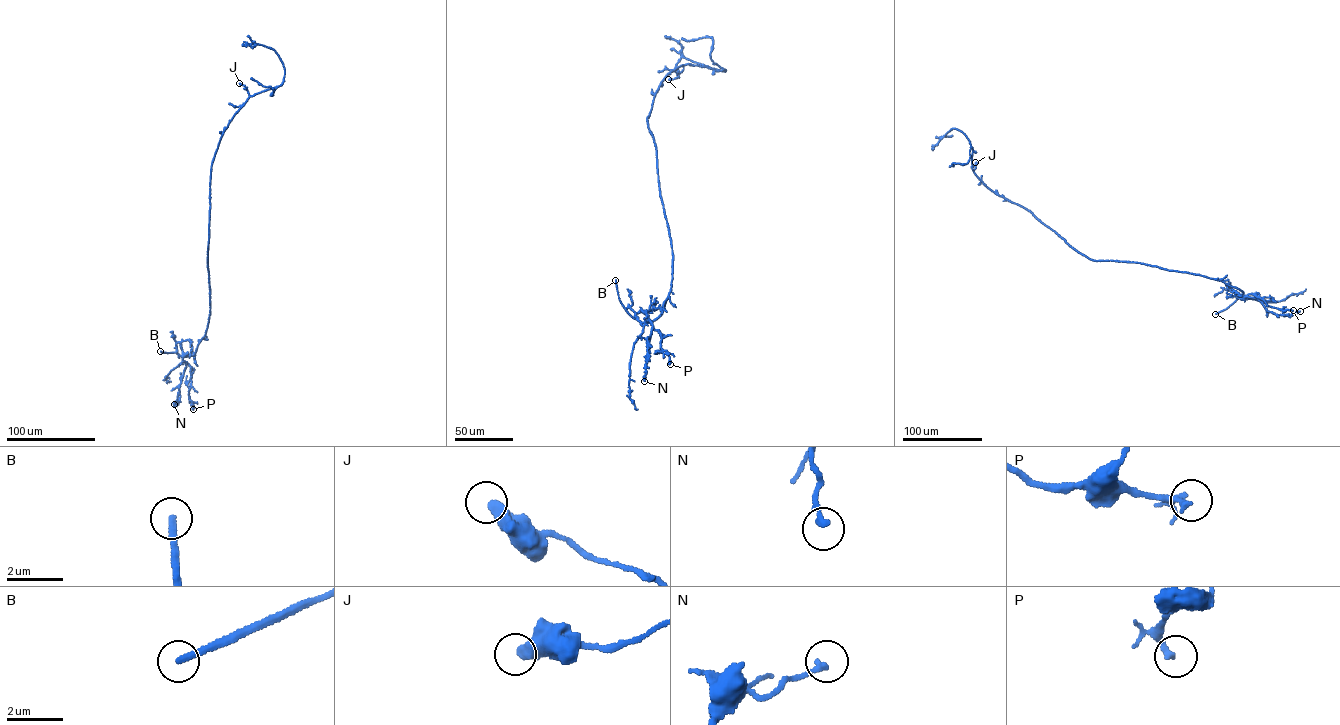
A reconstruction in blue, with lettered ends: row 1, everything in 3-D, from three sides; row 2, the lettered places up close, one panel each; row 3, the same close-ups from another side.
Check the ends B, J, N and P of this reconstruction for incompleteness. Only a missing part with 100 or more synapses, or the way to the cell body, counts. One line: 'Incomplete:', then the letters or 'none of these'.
Incomplete: B

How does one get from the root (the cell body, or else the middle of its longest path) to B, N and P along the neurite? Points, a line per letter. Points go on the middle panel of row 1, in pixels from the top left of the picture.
B: (657, 161), (660, 196), (673, 255), (670, 290), (661, 314), (647, 322), (633, 318), (619, 298), (615, 280)
N: (657, 161), (672, 245), (672, 279), (661, 315), (642, 322), (636, 313), (645, 312), (652, 325), (644, 381)
P: (657, 161), (672, 279), (661, 315), (643, 322), (636, 315), (645, 312), (659, 330), (670, 364)

